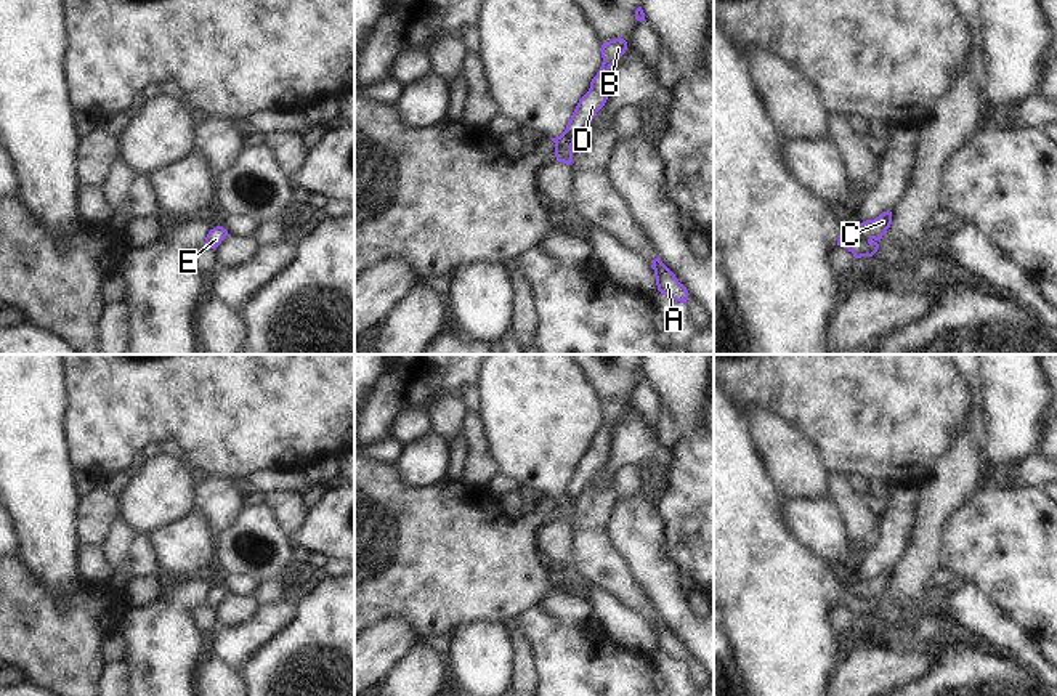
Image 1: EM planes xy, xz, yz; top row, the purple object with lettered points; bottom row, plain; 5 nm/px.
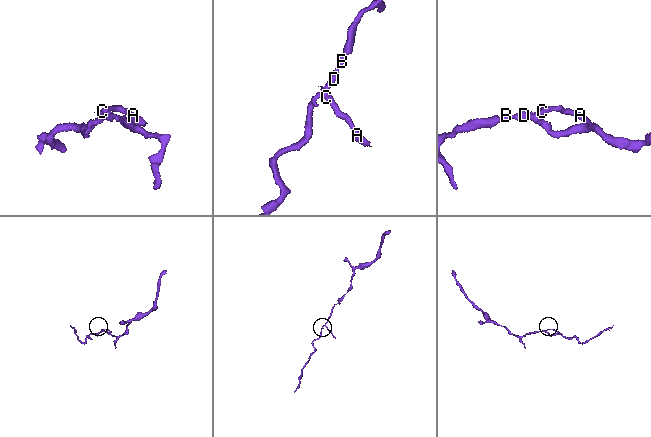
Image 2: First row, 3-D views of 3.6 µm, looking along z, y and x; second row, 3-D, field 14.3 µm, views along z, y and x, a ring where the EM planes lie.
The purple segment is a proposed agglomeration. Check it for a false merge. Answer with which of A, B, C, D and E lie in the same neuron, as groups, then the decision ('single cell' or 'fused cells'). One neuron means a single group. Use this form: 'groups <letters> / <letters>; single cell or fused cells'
groups A C / B D E; fused cells

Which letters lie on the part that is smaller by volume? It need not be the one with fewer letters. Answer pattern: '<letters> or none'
A, C

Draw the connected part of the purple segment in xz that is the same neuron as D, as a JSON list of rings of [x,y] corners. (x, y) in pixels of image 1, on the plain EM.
[[[613,398],[601,404],[601,427],[592,438],[589,451],[579,459],[566,484],[568,496],[576,499],[589,486],[597,471],[605,465],[611,446],[609,428],[626,412],[626,409],[627,401],[624,398]]]

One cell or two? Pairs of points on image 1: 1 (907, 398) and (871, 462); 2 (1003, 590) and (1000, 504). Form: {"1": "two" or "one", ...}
{"1": "one", "2": "one"}

